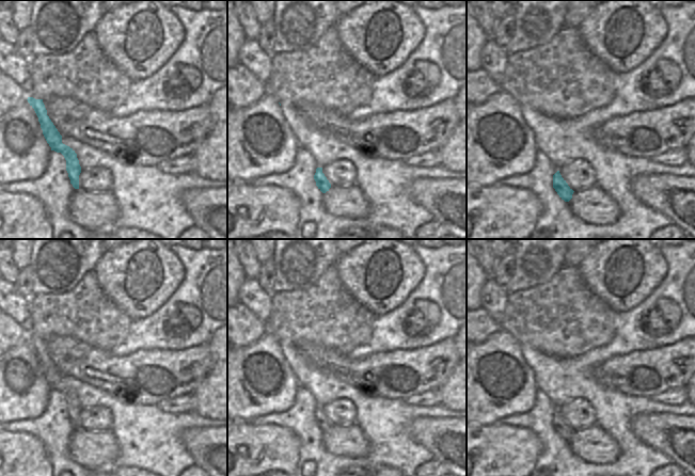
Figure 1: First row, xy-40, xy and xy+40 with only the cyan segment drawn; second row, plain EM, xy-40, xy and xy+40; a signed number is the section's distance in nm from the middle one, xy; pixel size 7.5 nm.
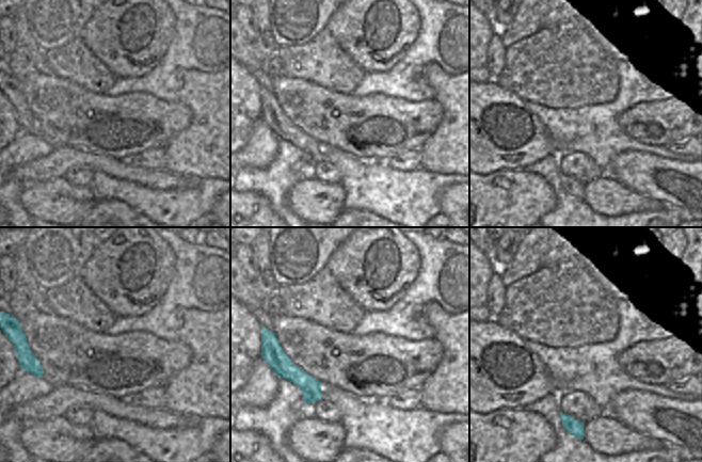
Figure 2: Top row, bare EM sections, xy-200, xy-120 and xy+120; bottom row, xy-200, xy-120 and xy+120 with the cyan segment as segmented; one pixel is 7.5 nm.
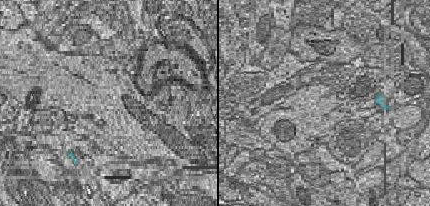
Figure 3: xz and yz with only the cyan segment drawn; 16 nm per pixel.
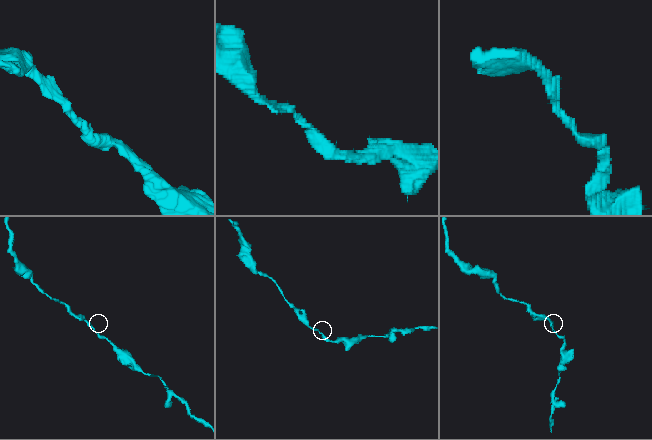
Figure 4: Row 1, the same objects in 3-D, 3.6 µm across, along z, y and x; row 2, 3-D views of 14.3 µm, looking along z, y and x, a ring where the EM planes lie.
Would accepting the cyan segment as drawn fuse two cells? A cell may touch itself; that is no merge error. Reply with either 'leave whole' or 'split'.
leave whole

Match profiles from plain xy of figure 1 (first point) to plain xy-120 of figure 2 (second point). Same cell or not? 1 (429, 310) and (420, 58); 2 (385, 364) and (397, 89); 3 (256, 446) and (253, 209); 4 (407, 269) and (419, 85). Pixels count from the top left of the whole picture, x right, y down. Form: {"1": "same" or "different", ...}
{"1": "different", "2": "different", "3": "same", "4": "different"}

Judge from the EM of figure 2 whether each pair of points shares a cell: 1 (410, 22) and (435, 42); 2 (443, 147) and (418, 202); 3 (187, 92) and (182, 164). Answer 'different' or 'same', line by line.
1: different
2: different
3: same

